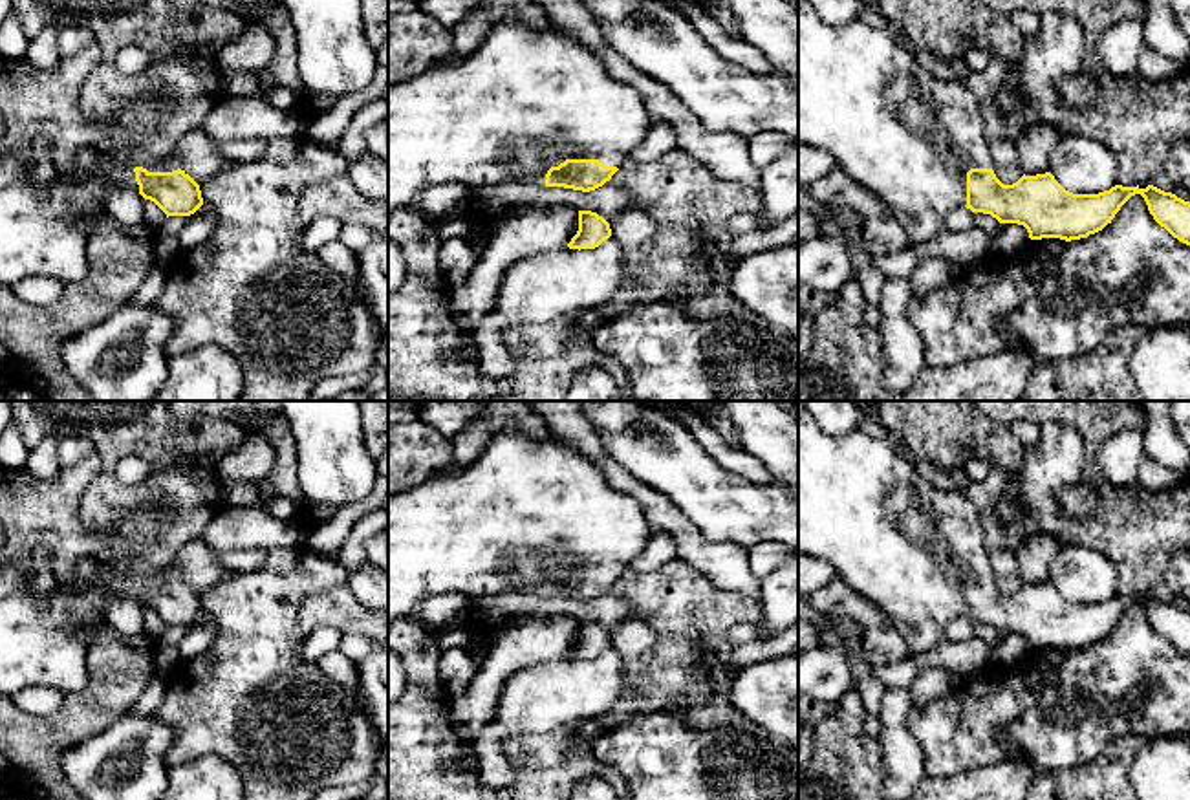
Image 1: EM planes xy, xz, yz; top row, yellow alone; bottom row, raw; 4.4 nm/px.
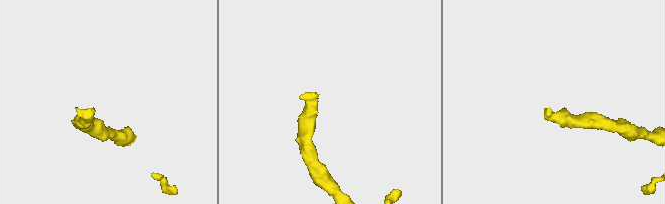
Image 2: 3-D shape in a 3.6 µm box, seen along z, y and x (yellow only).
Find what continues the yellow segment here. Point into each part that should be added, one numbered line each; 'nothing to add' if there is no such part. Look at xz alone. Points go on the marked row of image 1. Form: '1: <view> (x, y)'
1: xz (526, 99)

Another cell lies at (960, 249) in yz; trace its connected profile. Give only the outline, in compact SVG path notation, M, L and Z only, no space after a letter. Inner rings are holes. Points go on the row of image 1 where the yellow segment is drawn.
M970 229L963 232L941 231L923 245L910 245L901 253L873 258L888 278L910 278L926 258L943 258L954 271L968 269L974 260L989 260L989 245L998 231Z

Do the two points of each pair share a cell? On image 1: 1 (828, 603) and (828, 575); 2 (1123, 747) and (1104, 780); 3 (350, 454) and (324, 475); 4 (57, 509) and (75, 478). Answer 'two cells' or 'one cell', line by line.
1: two cells
2: one cell
3: one cell
4: one cell

